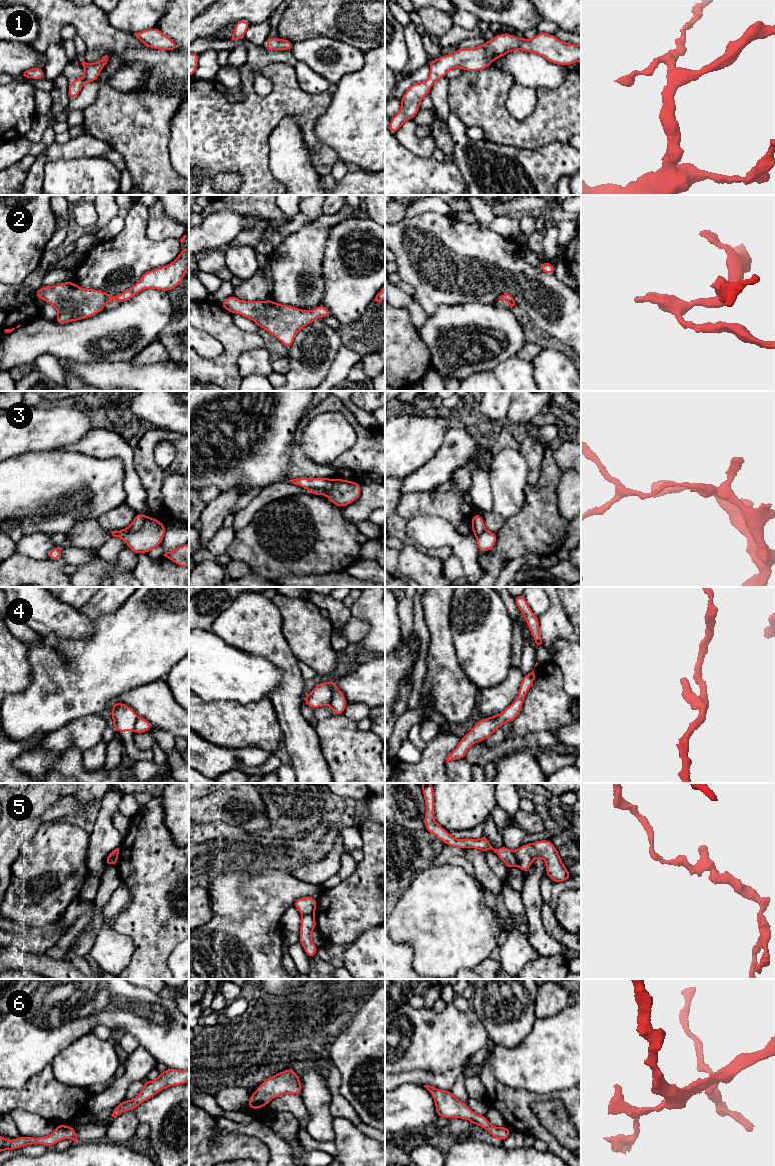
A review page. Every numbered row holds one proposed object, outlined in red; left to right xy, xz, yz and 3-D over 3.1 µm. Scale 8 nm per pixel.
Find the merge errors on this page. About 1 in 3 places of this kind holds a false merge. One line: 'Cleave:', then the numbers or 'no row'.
Cleave: 3, 4, 5

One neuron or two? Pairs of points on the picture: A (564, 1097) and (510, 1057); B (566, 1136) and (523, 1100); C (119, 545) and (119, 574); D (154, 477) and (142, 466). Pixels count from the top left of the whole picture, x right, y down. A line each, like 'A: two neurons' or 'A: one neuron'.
A: two neurons
B: two neurons
C: two neurons
D: one neuron

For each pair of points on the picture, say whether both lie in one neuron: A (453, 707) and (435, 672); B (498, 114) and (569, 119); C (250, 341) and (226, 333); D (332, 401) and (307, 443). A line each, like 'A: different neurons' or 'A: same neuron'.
A: same neuron
B: same neuron
C: same neuron
D: different neurons

